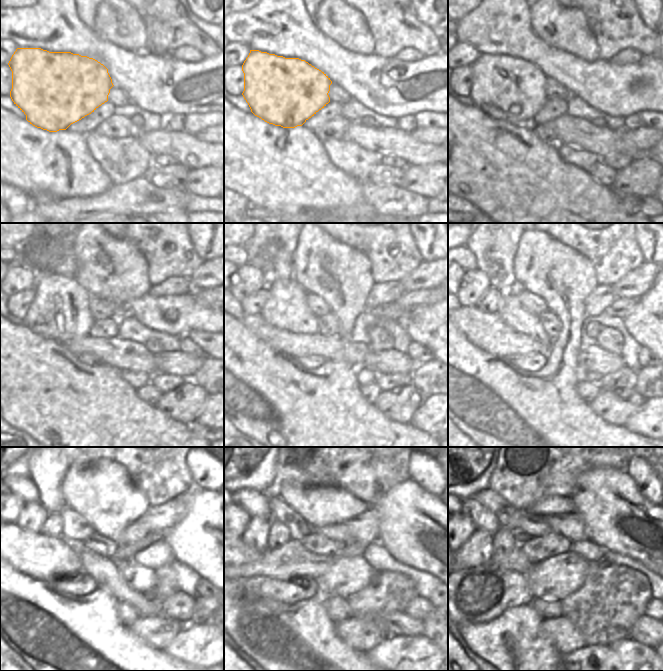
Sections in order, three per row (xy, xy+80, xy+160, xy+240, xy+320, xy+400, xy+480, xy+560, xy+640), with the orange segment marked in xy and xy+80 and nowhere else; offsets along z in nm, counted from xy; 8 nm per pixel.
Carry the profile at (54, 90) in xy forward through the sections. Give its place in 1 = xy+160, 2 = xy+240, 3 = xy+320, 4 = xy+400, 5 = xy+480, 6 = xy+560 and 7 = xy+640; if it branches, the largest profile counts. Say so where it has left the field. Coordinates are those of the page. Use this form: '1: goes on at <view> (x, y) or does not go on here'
1: goes on at xy+160 (506, 88)
2: goes on at xy+240 (59, 311)
3: goes on at xy+320 (286, 309)
4: goes on at xy+400 (511, 312)
5: goes on at xy+480 (103, 570)
6: goes on at xy+560 (397, 623)
7: goes on at xy+640 (646, 630)

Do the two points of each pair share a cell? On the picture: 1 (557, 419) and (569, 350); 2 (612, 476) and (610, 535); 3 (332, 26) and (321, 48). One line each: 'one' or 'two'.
1: one
2: one
3: two

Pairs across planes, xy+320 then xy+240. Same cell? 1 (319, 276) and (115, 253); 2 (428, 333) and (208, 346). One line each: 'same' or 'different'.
1: same
2: same

